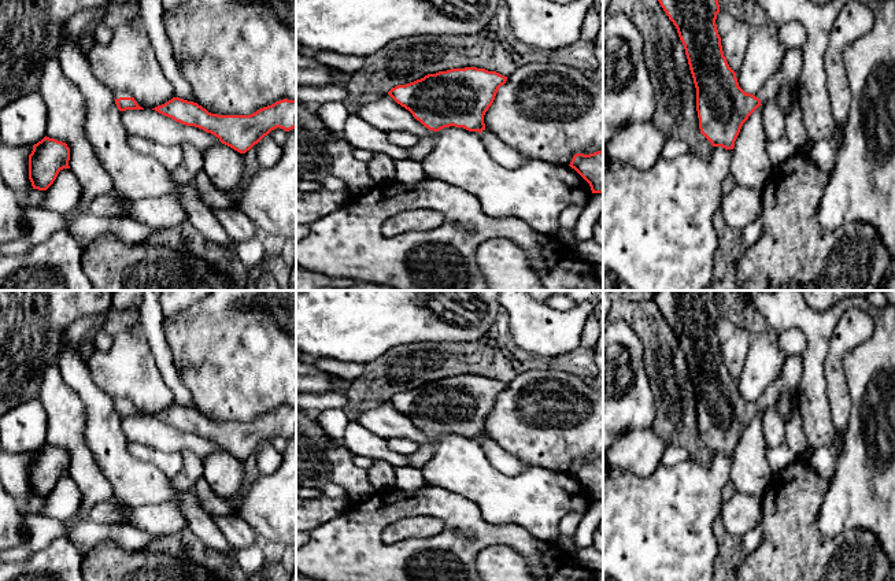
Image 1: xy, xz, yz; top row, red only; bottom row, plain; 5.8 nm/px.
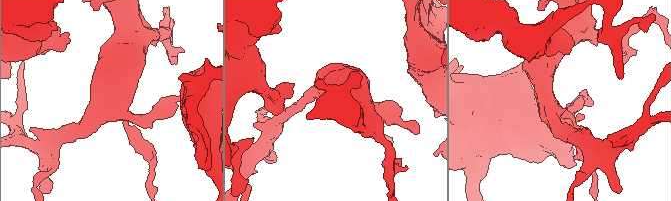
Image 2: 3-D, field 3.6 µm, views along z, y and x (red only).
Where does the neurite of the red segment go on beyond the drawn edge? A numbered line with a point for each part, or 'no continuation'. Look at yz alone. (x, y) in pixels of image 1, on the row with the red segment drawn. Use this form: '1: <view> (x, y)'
1: yz (788, 73)

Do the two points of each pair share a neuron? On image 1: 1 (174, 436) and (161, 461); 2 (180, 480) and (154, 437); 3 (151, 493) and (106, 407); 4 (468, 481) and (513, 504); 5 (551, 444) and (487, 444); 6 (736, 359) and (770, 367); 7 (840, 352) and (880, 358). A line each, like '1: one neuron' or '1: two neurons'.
1: two neurons
2: two neurons
3: one neuron
4: one neuron
5: two neurons
6: two neurons
7: two neurons

